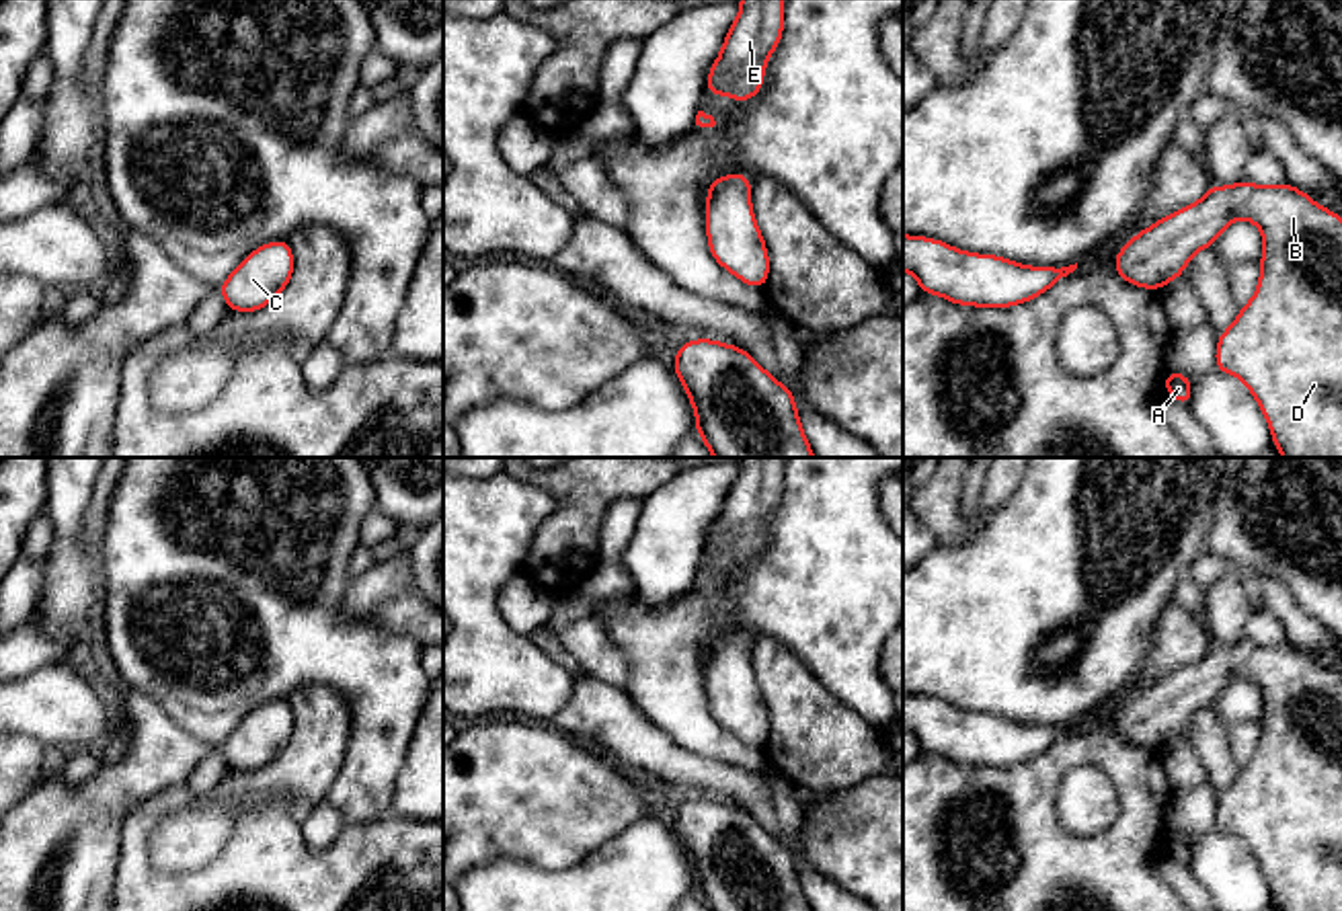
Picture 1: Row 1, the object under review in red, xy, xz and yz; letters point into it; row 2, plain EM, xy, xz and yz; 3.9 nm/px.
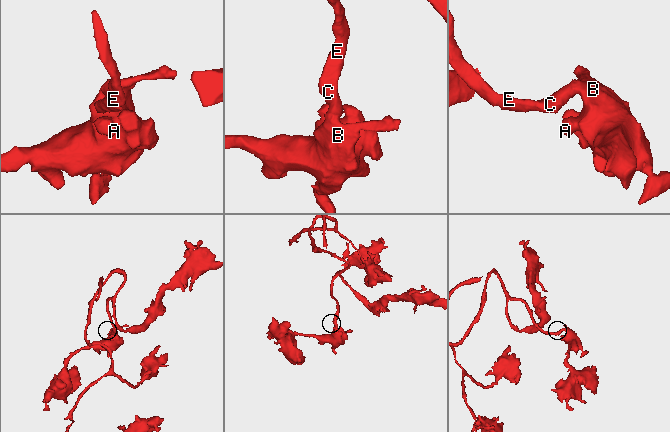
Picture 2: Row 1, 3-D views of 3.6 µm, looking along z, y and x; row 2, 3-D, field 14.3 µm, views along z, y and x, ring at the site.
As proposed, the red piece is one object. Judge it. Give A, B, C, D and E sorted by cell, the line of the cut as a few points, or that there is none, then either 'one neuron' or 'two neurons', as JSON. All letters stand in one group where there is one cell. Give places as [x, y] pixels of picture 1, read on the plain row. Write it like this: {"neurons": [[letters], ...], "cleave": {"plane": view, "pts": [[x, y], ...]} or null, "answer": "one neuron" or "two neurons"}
{"neurons": [["A", "B", "C", "D", "E"]], "cleave": null, "answer": "one neuron"}

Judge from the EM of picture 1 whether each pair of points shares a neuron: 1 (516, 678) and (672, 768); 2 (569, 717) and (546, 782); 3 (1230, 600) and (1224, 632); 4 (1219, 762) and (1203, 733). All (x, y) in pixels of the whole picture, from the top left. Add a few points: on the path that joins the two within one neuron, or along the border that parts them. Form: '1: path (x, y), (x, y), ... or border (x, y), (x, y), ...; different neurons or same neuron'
1: border (575, 680), (571, 698), (550, 719); different neurons
2: border (557, 727), (583, 743); different neurons
3: path (1226, 608), (1224, 624); same neuron
4: path (1215, 756), (1209, 739); same neuron

